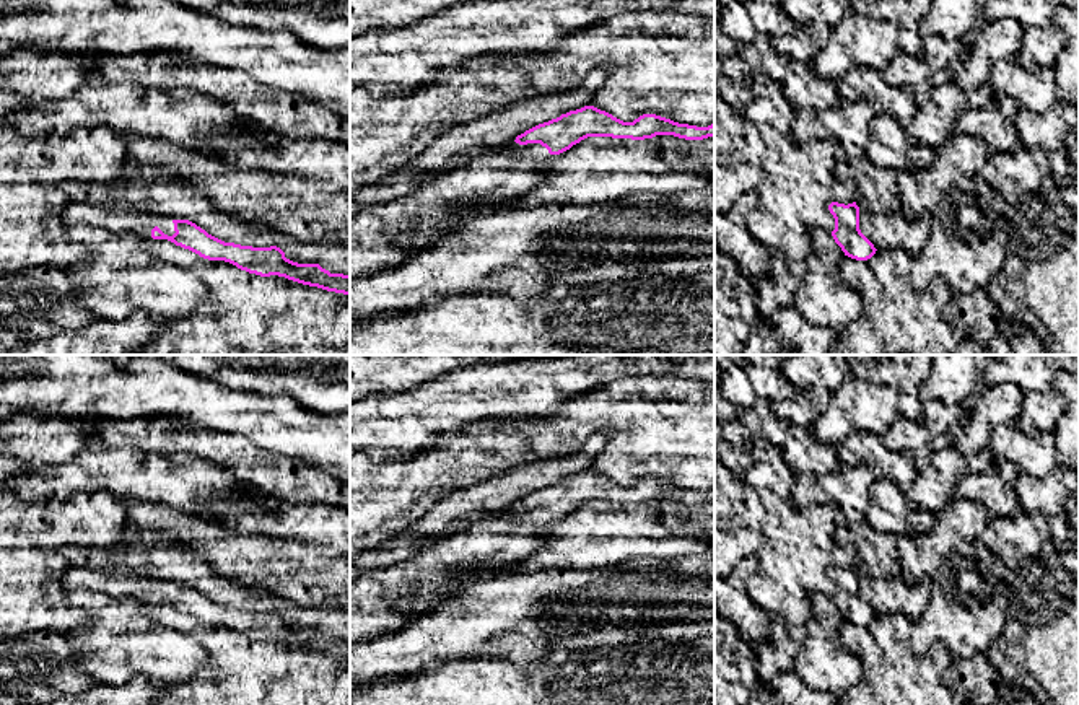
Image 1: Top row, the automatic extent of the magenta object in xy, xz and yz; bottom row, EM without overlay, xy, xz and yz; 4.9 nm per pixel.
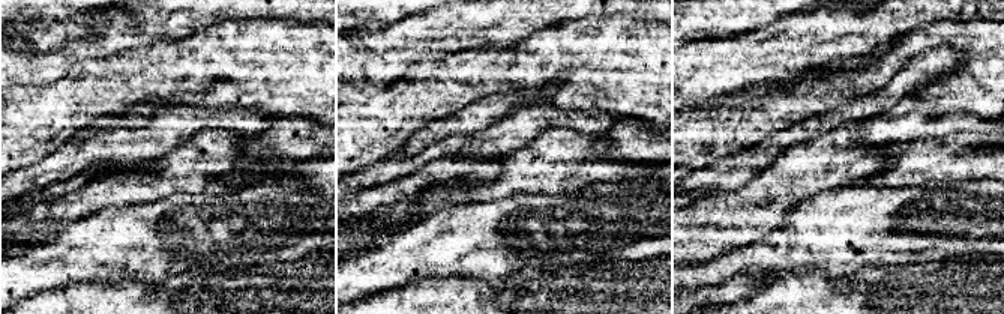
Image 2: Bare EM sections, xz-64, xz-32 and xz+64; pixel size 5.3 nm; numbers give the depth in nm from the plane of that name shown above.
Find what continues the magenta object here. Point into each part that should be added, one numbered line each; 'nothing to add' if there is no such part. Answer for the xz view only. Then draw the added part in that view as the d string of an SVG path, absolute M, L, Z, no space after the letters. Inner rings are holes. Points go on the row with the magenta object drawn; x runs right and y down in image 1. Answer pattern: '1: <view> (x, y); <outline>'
1: xz (531, 150); M511 142L503 147L495 147L495 148L483 147L483 145L472 147L465 153L456 156L452 160L452 166L459 168L459 166L465 164L467 161L470 161L472 158L487 155L491 150L506 150L514 158L526 158L526 160L548 160L550 158L548 150L545 147L542 147L540 143L519 145L516 142Z

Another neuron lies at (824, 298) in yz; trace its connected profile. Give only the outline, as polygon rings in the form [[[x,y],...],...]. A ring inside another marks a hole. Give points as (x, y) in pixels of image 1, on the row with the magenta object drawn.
[[[820,228],[812,230],[810,251],[804,259],[806,275],[801,282],[793,306],[812,324],[843,331],[861,311],[861,296],[838,277],[838,261],[845,256],[832,233]]]

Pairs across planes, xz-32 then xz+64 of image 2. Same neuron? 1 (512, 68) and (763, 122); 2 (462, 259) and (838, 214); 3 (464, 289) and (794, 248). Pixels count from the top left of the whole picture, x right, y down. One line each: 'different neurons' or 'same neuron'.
1: same neuron
2: same neuron
3: different neurons

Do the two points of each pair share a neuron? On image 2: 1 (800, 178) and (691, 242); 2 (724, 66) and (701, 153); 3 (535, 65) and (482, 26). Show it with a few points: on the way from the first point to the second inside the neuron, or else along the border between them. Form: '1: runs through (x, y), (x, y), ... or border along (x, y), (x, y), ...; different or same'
1: runs through (773, 193), (755, 202), (739, 218), (718, 223); same
2: border along (688, 105), (697, 107); different
3: border along (541, 29), (515, 45), (474, 50); different

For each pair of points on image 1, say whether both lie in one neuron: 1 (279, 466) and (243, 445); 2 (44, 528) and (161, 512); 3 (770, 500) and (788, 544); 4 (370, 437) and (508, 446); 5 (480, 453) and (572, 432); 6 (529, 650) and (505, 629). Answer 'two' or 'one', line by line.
1: one
2: two
3: one
4: two
5: one
6: one

